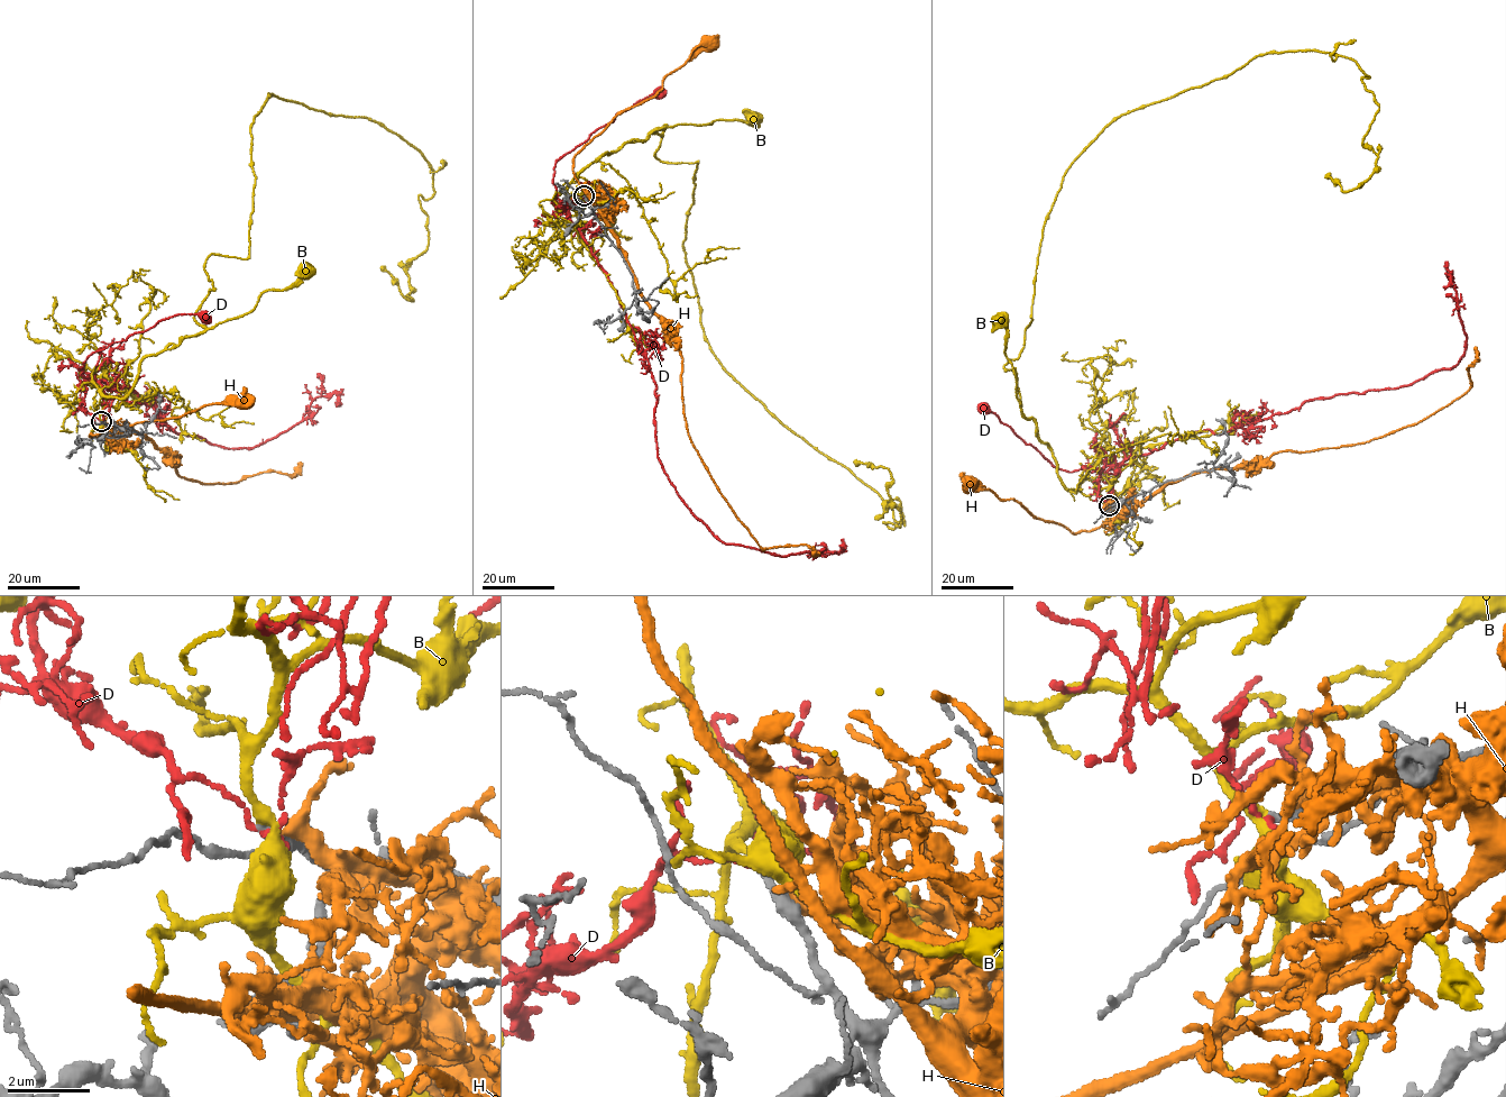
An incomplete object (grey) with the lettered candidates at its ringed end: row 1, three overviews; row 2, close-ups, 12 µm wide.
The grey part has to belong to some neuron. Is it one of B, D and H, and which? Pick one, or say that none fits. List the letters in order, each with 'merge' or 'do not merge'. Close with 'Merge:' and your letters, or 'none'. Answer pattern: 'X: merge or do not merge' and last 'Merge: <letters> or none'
B: merge
D: do not merge
H: do not merge
Merge: B

